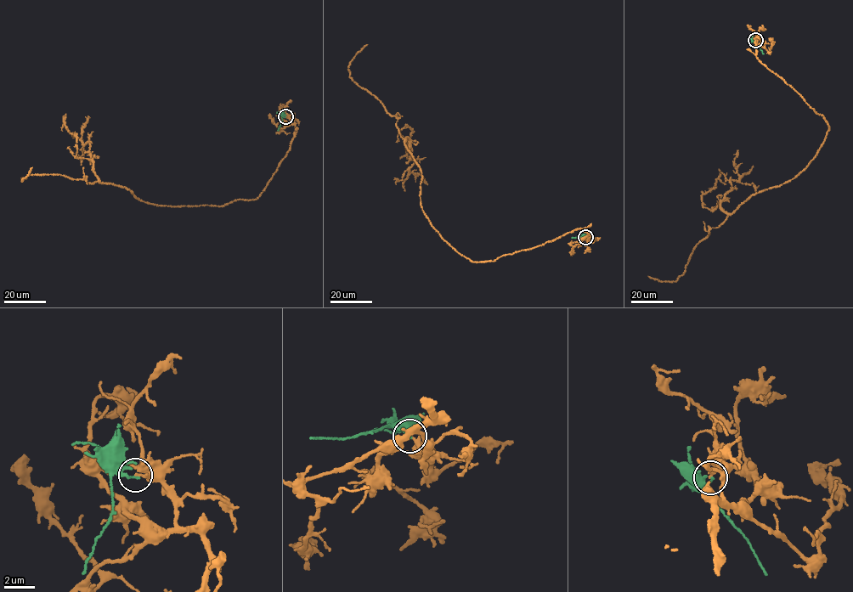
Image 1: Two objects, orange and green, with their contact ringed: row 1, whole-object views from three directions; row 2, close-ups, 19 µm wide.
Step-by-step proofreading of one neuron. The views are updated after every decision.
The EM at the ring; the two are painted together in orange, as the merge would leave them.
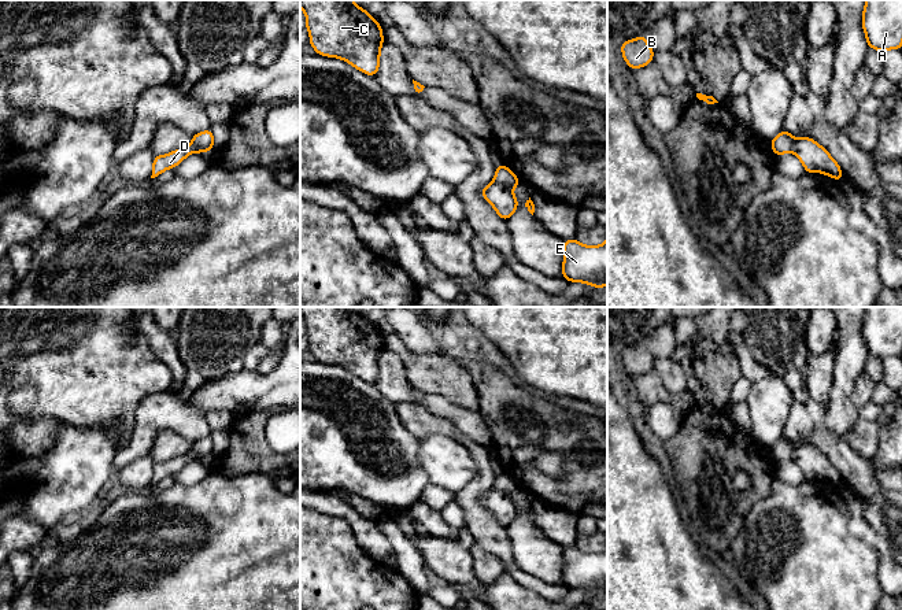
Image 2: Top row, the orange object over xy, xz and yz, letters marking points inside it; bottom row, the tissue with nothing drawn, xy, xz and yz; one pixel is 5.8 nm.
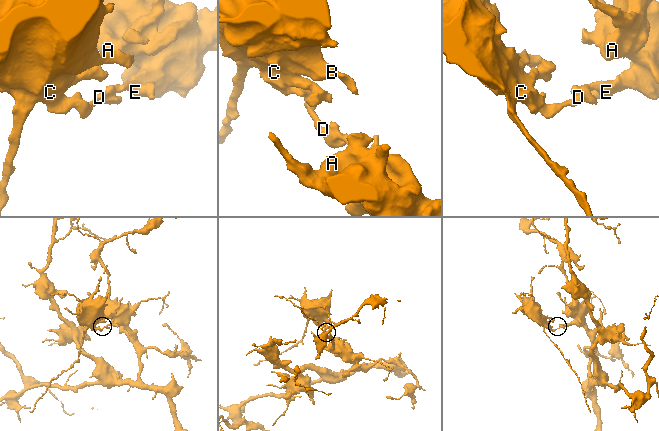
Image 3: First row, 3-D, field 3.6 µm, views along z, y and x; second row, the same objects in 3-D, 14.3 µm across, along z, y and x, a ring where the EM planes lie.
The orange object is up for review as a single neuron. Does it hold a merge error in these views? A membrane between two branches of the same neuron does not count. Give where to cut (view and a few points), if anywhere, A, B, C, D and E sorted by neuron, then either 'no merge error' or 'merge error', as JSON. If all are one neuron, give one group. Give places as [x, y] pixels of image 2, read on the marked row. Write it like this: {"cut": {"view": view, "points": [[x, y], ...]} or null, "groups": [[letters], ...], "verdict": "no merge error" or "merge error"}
{"cut": {"view": "xz", "points": [[494, 180], [512, 189]]}, "groups": [["A", "E"], ["B", "C", "D"]], "verdict": "merge error"}

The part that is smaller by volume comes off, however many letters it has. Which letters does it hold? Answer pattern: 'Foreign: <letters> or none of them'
Foreign: B, C, D

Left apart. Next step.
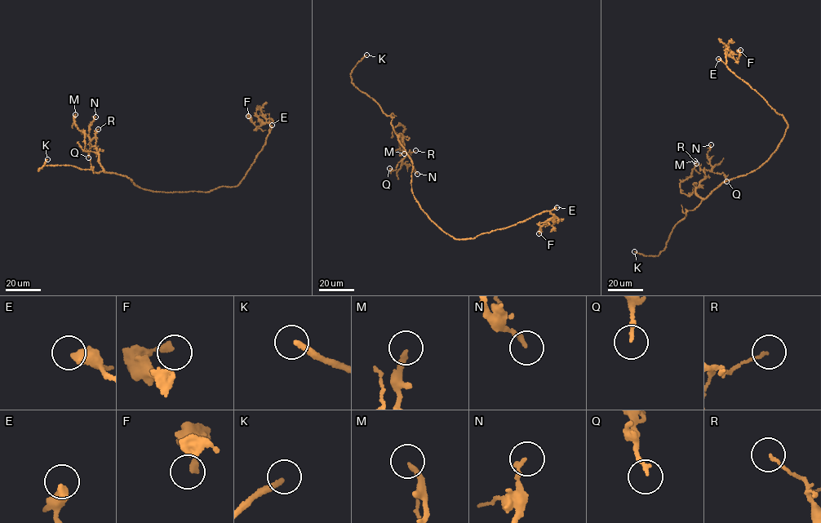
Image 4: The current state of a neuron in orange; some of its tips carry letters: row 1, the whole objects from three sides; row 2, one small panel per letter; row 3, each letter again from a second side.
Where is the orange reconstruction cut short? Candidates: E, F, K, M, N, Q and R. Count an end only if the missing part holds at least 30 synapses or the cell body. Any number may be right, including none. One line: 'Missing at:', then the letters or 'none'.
Missing at: K

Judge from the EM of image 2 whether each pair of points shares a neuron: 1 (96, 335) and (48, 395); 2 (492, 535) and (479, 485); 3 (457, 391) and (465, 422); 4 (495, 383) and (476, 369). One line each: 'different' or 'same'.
1: same
2: same
3: different
4: same

